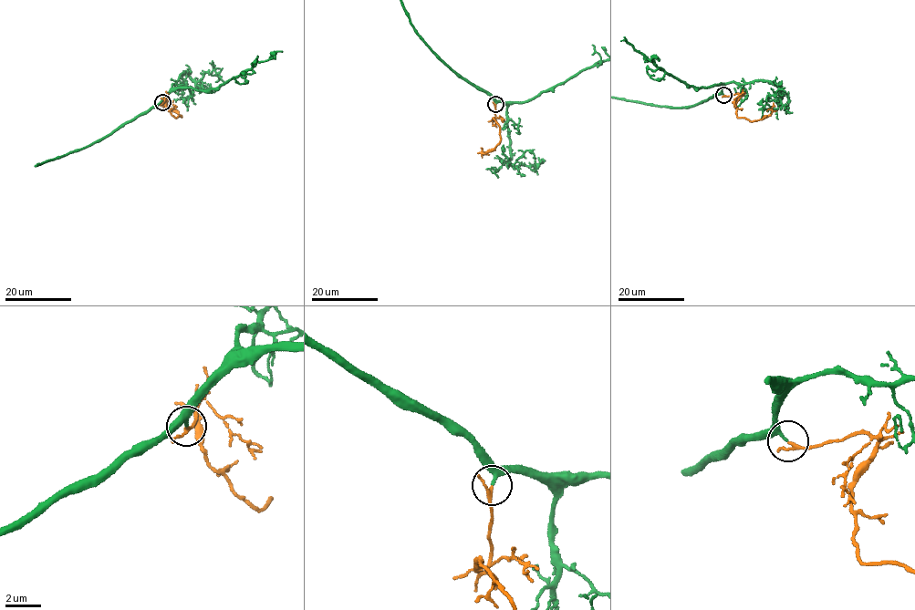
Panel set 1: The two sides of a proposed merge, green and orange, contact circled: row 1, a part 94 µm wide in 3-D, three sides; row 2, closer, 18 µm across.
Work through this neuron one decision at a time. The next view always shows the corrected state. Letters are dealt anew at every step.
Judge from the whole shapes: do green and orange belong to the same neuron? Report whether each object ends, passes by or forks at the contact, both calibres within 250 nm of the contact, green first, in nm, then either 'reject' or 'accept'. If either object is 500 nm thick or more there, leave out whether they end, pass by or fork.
green ends | orange passes by | 260/160 nm | accept

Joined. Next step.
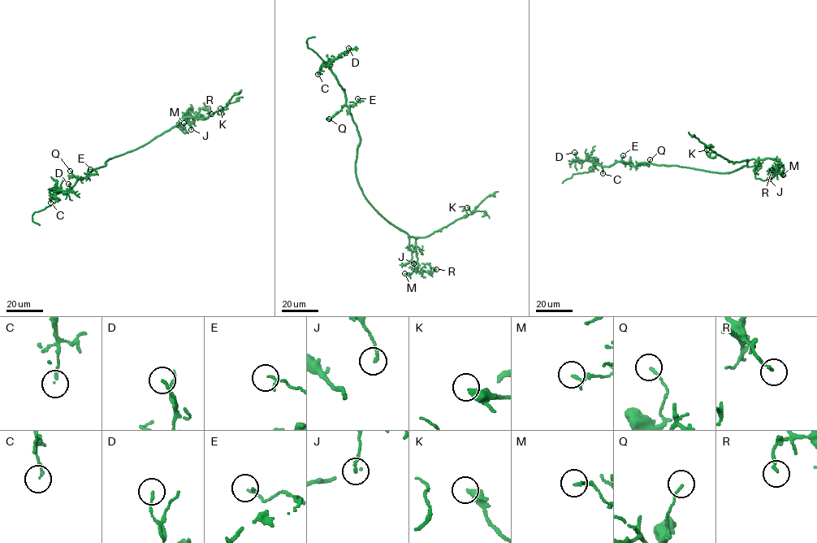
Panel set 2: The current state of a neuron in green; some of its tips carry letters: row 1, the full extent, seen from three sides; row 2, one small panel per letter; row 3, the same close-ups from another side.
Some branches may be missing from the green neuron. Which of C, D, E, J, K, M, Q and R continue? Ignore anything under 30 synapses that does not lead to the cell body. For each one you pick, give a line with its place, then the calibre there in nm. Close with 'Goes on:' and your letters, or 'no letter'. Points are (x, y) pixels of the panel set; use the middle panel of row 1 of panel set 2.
Goes on: no letter

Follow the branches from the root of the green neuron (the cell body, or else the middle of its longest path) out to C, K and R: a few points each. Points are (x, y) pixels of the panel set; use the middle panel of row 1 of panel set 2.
C: (357, 180), (356, 160), (360, 135), (348, 111), (345, 92), (327, 66), (322, 65), (317, 74)
K: (357, 180), (365, 199), (378, 213), (414, 237), (429, 236), (471, 214), (467, 207)
R: (357, 180), (365, 199), (378, 213), (415, 238), (416, 271), (436, 269)

